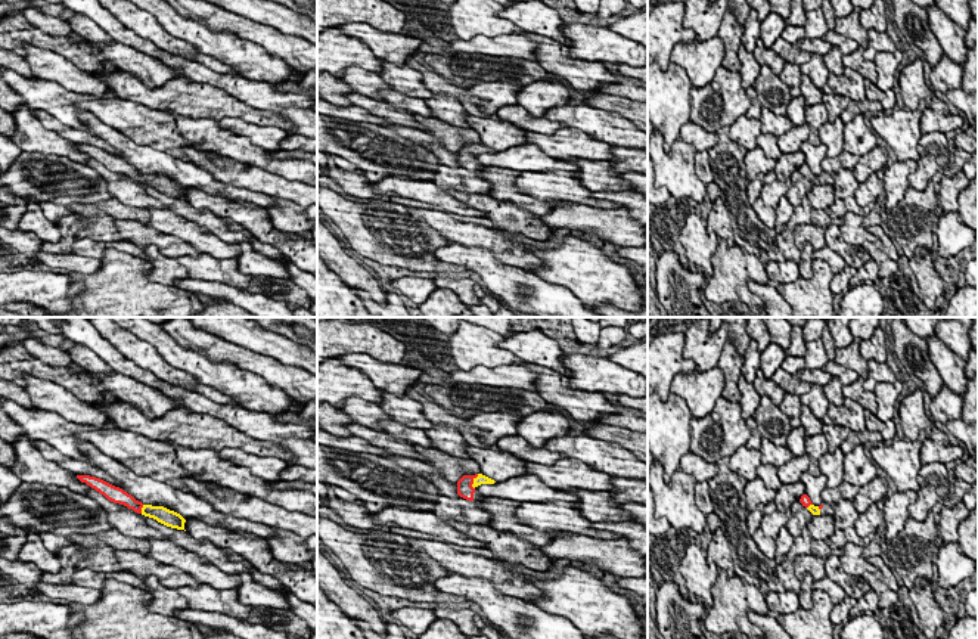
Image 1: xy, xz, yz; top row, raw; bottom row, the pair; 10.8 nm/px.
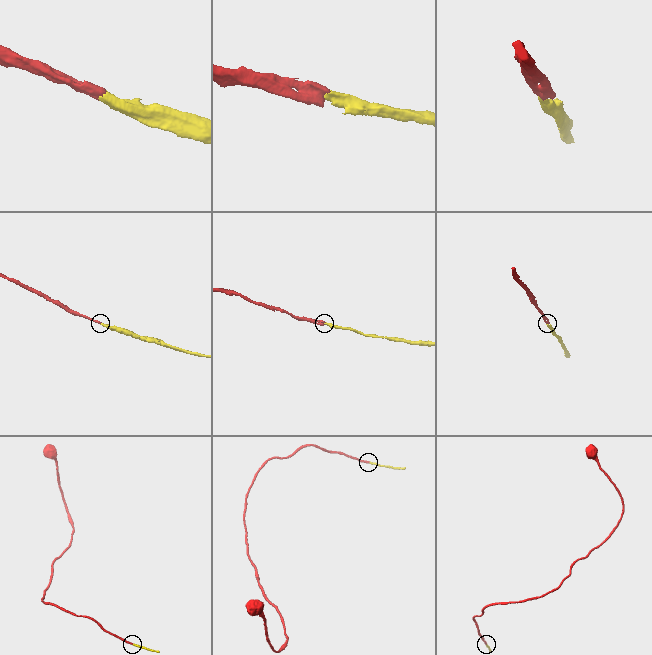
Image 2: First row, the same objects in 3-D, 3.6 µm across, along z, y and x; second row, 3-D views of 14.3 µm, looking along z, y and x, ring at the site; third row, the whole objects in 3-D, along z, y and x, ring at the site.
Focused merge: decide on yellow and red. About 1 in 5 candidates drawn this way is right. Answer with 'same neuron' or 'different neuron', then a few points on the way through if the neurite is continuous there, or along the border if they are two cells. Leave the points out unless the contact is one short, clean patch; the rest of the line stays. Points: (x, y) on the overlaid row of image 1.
same neuron; runs through xz (481, 478), (474, 481), (465, 489)

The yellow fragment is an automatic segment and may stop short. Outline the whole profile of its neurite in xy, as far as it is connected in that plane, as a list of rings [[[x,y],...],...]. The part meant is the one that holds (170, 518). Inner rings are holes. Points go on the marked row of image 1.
[[[77,475],[77,478],[81,483],[86,483],[91,488],[94,488],[96,491],[99,491],[100,494],[103,494],[108,500],[114,503],[124,505],[128,509],[133,509],[134,512],[142,514],[145,517],[153,518],[167,527],[184,530],[186,519],[174,511],[170,511],[164,506],[143,505],[122,488],[115,487],[100,478],[90,475]]]

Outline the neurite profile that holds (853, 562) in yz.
[[[847,543],[844,553],[839,556],[842,568],[847,574],[863,576],[864,573],[878,571],[867,559],[863,558],[863,546],[856,543]]]

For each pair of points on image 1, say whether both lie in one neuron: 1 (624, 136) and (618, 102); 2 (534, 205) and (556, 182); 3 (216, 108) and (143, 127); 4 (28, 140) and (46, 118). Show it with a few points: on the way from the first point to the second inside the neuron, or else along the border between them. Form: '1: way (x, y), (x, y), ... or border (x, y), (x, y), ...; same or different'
1: border (589, 104), (618, 112), (632, 123); different
2: border (514, 180), (514, 186), (528, 197), (570, 201); different
3: border (130, 102), (139, 102), (152, 109), (164, 111); different
4: border (33, 114), (44, 127), (73, 140); different

